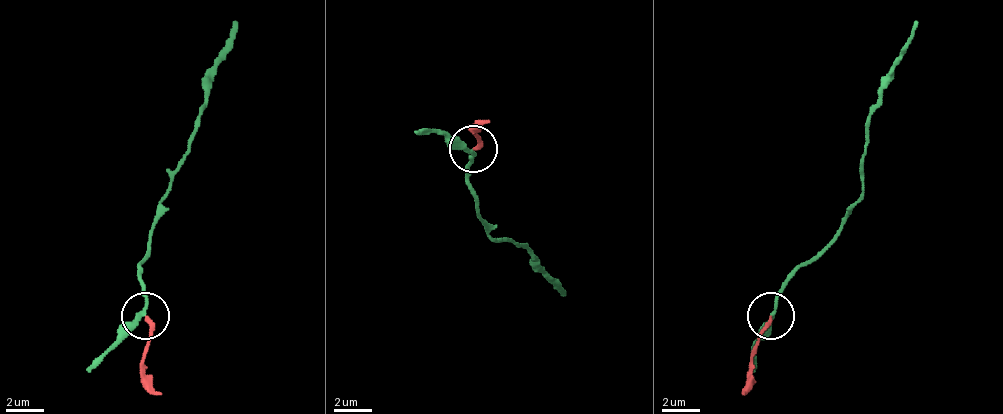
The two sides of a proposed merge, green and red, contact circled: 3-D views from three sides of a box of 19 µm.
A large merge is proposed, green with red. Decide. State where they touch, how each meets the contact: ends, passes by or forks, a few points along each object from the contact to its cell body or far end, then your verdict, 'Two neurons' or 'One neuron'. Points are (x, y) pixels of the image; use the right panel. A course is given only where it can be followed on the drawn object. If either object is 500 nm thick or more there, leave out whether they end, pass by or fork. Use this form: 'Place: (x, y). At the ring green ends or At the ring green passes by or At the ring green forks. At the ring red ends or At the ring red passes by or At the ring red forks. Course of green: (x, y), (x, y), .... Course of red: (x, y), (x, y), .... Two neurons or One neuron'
Place: (770, 315). At the ring green passes by. At the ring red ends. Course of green: (769, 314), (774, 295), (807, 262), (864, 191), (864, 139), (878, 87), (916, 20). Course of red: (769, 314), (750, 376), (741, 395). Two neurons

